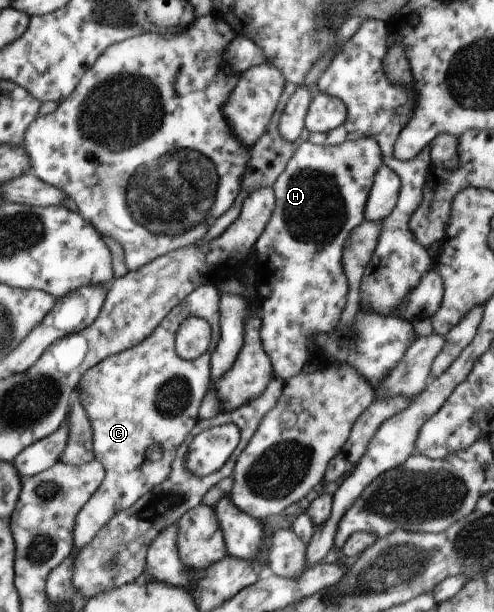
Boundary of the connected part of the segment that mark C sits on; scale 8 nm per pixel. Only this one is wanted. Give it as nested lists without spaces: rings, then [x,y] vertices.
[[[212,284],[198,286],[176,307],[174,319],[163,317],[162,321],[148,334],[144,341],[134,347],[109,355],[87,369],[79,379],[74,395],[85,411],[92,432],[92,449],[95,460],[104,470],[104,477],[98,489],[76,514],[73,523],[74,548],[84,547],[94,534],[116,513],[132,505],[141,495],[162,483],[170,471],[176,448],[198,421],[199,405],[211,387],[209,357],[218,338],[209,339],[207,350],[191,360],[183,360],[175,352],[174,321],[186,318],[219,319],[219,291]]]

